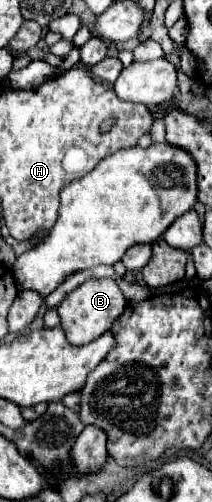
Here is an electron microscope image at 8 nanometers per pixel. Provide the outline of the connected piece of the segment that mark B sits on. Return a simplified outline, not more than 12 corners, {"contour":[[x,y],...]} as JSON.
{"contour":[[90,278],[58,304],[70,344],[110,330],[126,308],[114,278]]}

